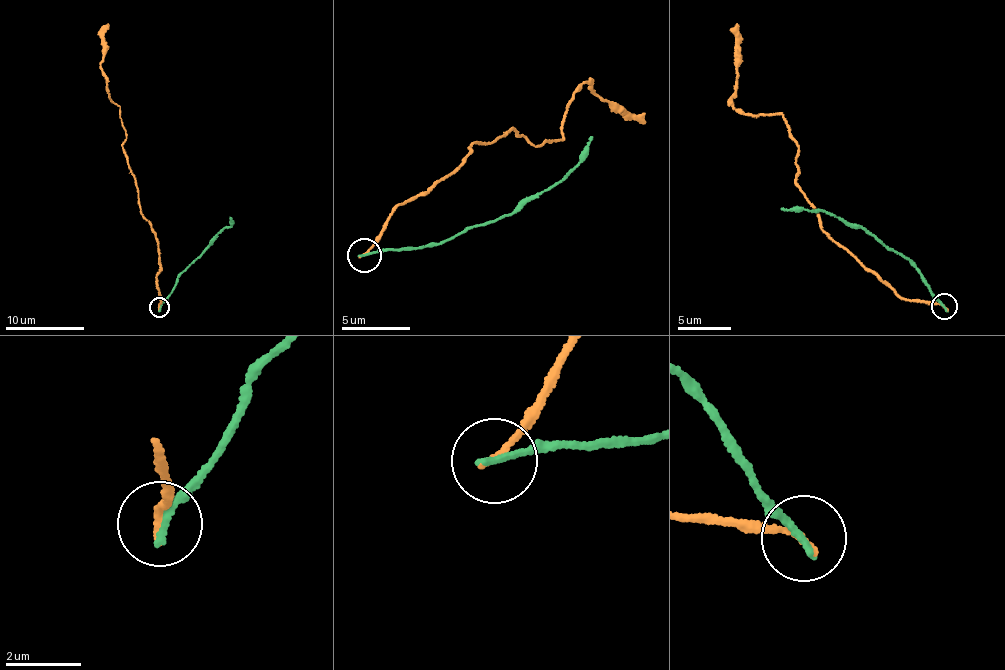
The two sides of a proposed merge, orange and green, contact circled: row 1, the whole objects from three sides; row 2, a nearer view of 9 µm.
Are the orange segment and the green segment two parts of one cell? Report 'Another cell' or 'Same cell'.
Another cell

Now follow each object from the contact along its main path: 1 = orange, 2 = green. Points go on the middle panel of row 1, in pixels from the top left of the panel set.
1: (365, 254), (391, 211), (474, 143), (511, 129), (542, 148), (559, 141), (586, 82), (646, 124)
2: (365, 254), (440, 242), (520, 209), (568, 178), (594, 137)

